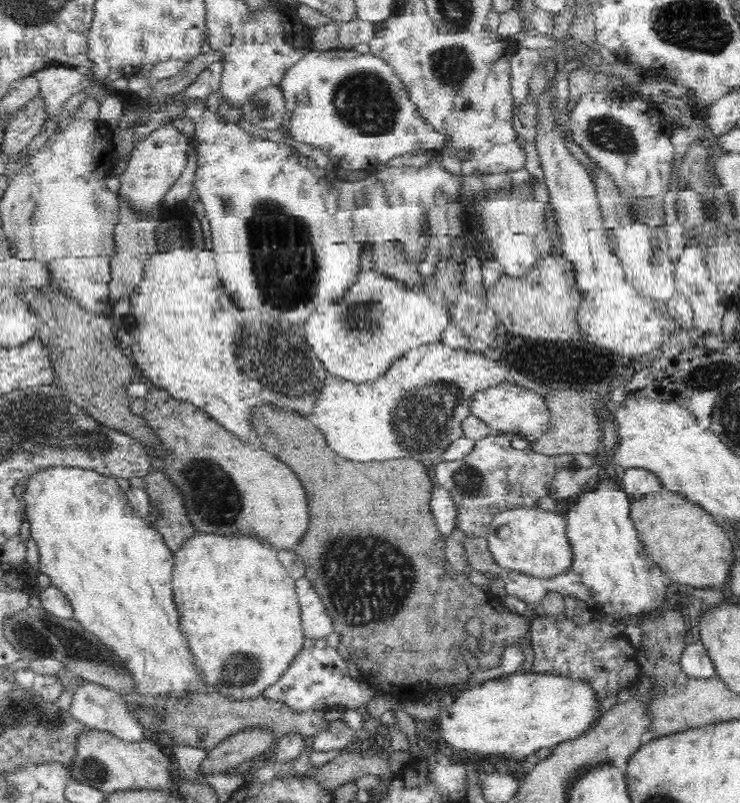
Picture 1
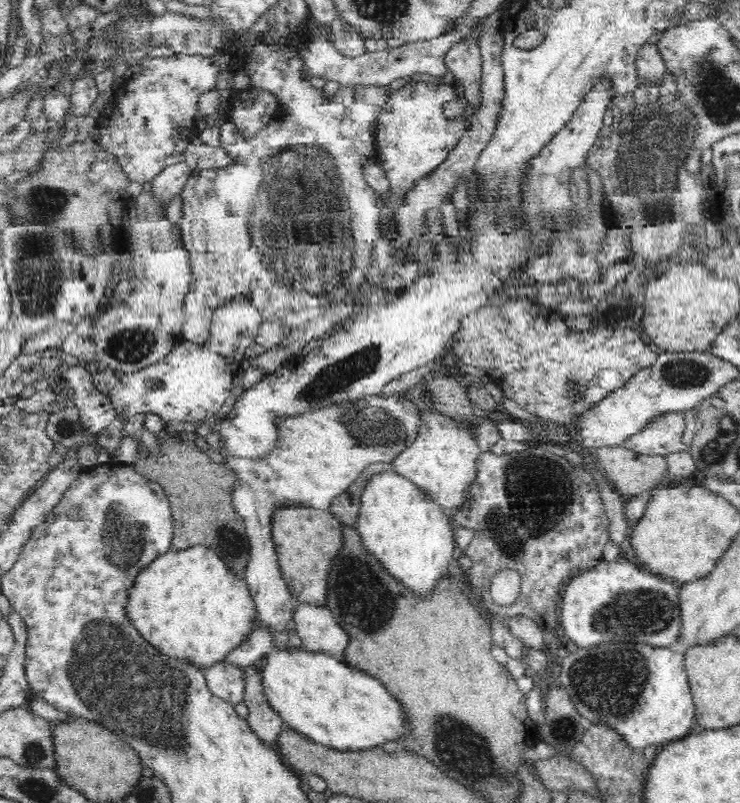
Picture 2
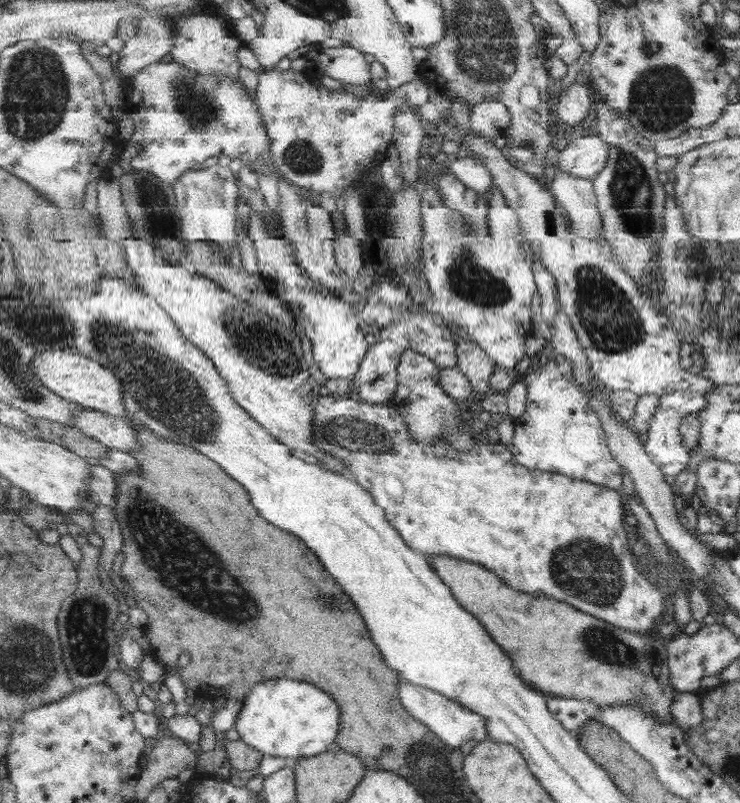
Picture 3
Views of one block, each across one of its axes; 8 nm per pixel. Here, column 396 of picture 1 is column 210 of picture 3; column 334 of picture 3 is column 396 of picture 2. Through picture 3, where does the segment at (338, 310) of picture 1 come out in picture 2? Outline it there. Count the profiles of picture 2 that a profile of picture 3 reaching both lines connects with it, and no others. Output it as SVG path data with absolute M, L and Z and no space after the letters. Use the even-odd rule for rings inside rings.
M426 403L417 413L420 419L417 436L395 456L394 470L442 503L452 521L455 508L463 501L465 488L475 477L475 462L482 449L478 446L474 426L465 421L436 412Z

